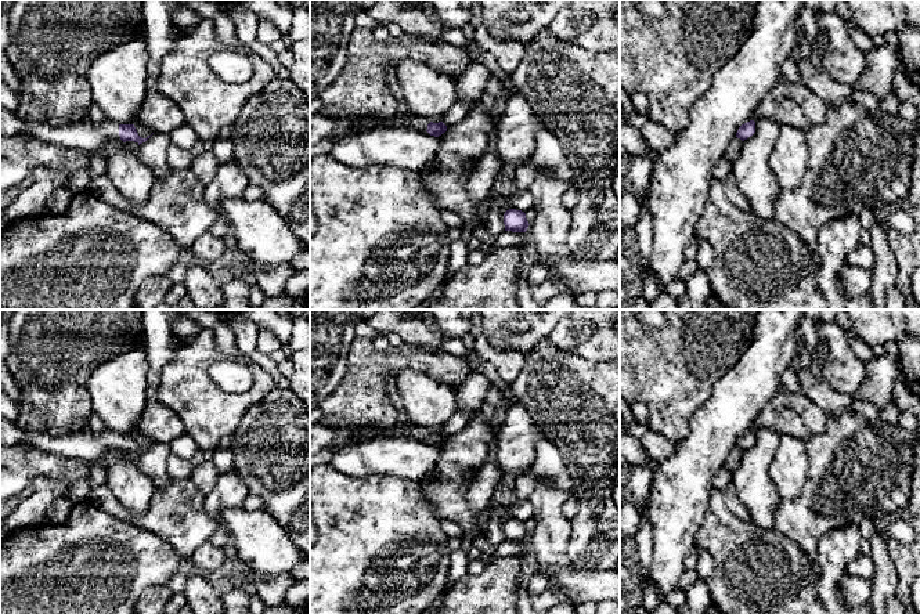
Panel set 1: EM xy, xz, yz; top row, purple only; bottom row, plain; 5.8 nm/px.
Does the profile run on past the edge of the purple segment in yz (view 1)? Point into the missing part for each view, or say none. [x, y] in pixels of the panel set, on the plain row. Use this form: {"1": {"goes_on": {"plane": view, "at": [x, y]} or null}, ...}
{"1": {"goes_on": null}}

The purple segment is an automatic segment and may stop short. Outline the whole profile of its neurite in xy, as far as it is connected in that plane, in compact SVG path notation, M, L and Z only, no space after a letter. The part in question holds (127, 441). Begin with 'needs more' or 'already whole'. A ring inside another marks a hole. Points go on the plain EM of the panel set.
needs more; M0 416L0 447L32 445L37 451L51 452L68 458L100 460L108 449L134 451L138 455L151 445L138 445L134 434L119 434L104 430L100 434L84 429L75 434L51 436L46 433L26 433Z

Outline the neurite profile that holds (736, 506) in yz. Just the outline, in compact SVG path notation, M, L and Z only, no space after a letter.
M733 483L728 484L728 487L722 492L729 510L742 520L750 520L750 512L737 496Z

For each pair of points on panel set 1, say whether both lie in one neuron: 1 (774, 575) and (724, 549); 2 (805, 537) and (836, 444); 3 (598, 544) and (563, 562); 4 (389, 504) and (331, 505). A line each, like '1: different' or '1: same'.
1: same
2: same
3: different
4: same

